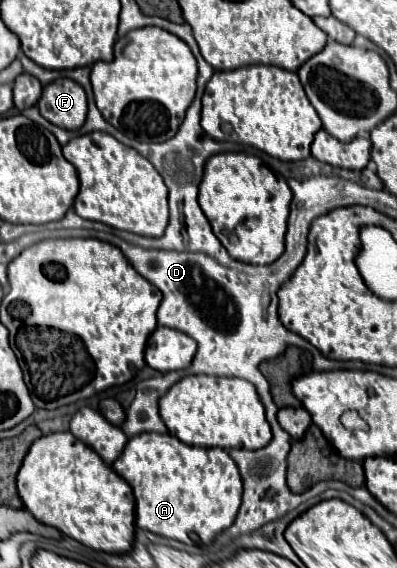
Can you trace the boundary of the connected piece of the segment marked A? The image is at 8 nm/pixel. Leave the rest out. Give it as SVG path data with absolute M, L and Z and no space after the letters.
M145 432L141 436L129 438L123 454L115 460L113 470L133 488L133 494L137 500L137 508L135 508L137 526L185 544L209 546L217 534L221 534L233 524L241 506L243 482L239 476L239 468L231 460L229 452L221 448L189 446L171 434Z

